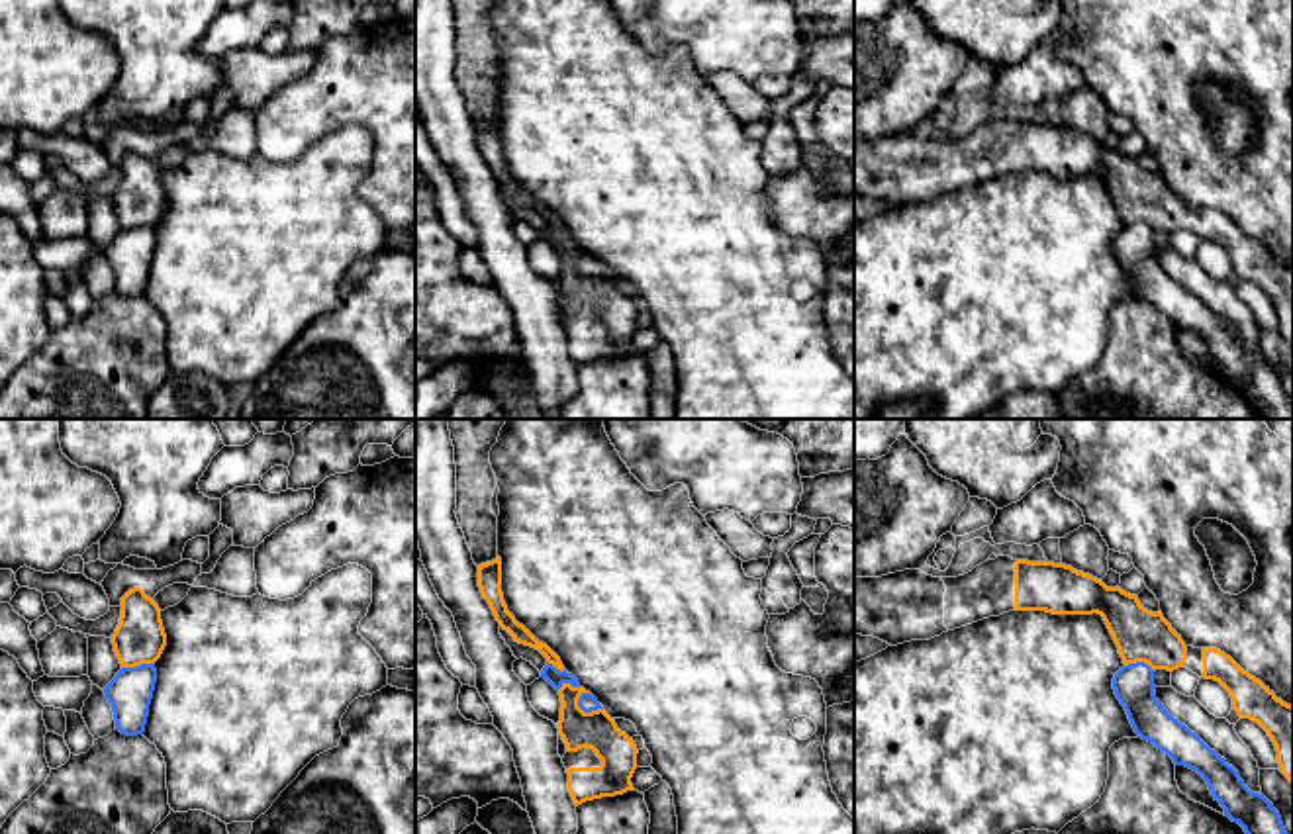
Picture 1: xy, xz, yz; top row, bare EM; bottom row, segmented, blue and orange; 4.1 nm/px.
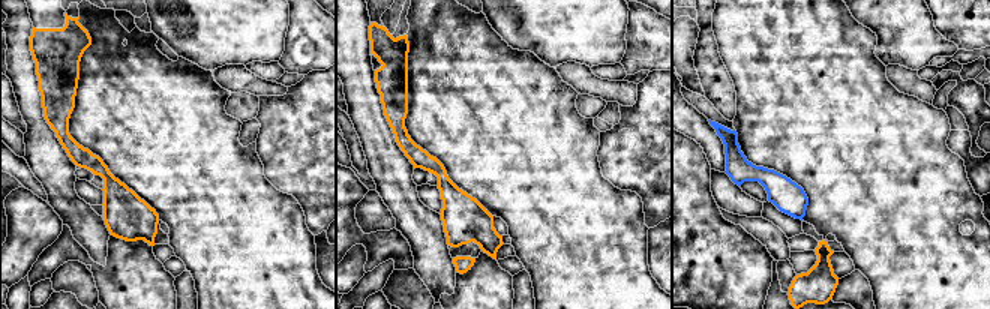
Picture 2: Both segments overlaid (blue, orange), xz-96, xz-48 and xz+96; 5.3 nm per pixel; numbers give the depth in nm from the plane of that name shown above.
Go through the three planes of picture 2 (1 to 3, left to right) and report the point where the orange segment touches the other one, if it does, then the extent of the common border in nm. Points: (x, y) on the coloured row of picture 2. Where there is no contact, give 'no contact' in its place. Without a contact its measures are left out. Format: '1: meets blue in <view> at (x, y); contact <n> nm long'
1: no contact
2: no contact
3: no contact

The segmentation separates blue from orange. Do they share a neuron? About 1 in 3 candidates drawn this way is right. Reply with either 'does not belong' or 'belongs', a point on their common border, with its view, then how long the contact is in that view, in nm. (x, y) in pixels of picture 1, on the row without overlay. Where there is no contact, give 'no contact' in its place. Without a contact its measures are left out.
does not belong; contact xz (588, 273); length 120 nm

